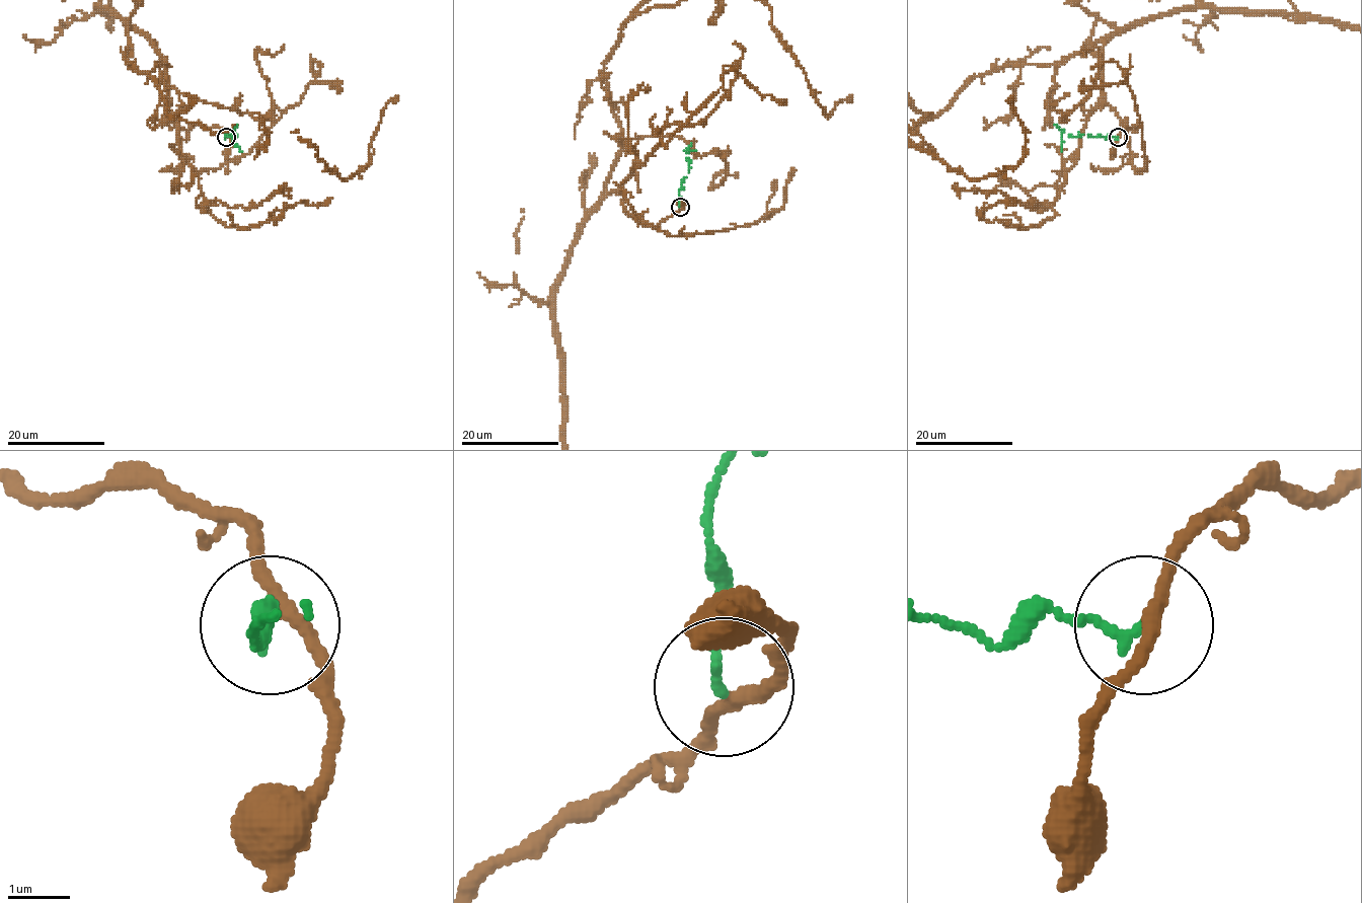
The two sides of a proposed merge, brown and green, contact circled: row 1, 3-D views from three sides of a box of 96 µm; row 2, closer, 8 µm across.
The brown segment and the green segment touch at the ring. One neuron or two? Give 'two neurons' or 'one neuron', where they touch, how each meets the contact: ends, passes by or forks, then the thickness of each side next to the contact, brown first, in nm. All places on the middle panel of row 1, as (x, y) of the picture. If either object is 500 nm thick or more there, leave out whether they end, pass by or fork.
one neuron; place (680, 207); brown passes by; green ends; calibres 200 and 150 nm

